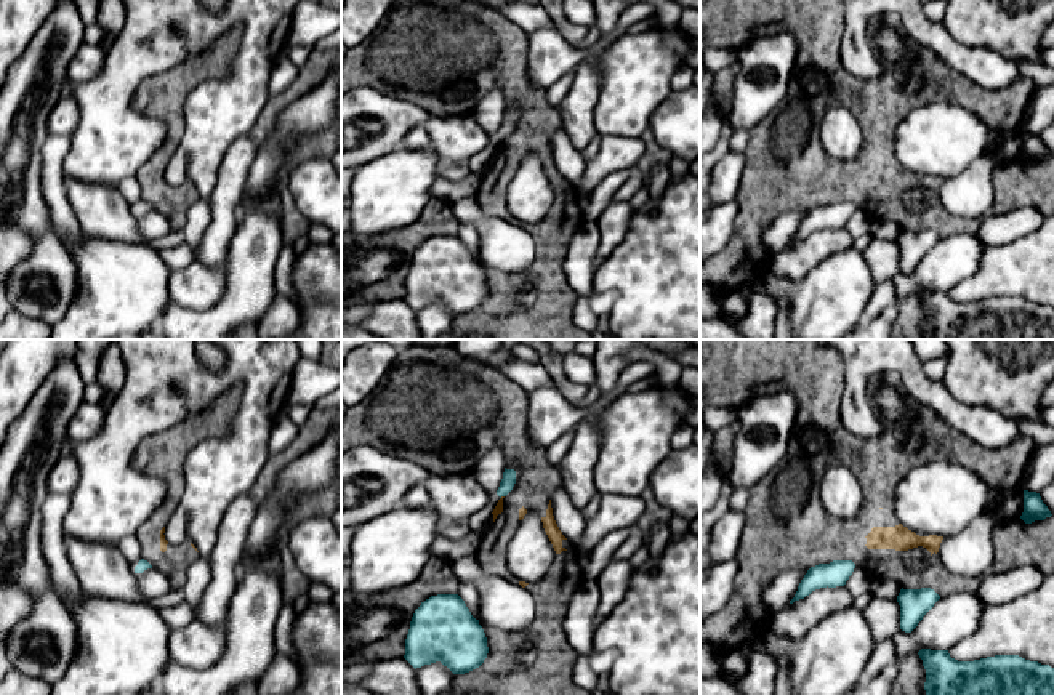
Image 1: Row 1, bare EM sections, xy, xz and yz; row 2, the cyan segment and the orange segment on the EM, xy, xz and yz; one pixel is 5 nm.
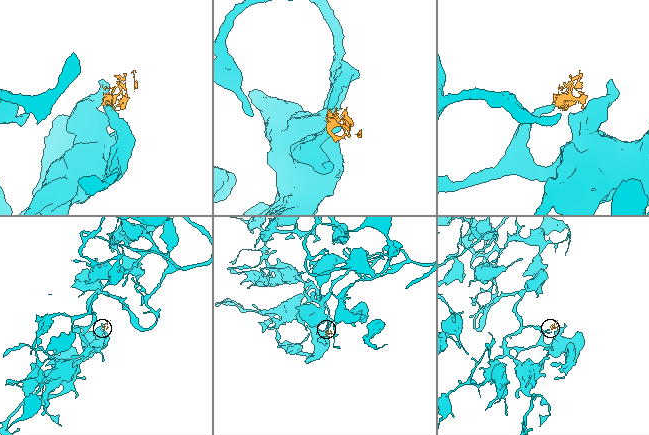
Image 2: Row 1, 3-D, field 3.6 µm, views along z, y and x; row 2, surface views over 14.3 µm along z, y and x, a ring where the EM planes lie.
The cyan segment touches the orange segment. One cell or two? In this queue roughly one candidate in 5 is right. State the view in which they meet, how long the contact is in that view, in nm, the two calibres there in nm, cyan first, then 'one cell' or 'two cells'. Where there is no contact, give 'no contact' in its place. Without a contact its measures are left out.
contact in xz; length 30 nm; calibres 70 and 50 nm; two cells

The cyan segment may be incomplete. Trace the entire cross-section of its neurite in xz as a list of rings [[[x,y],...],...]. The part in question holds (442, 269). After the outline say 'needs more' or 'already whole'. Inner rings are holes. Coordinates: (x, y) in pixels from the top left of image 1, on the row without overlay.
[[[458,235],[431,237],[415,251],[404,296],[415,311],[441,303],[453,315],[465,315],[487,295],[485,274]]] | already whole

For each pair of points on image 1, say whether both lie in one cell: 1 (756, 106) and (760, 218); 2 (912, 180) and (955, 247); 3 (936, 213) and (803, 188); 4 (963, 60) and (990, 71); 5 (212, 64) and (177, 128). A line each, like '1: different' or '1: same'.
1: different
2: different
3: same
4: same
5: same

